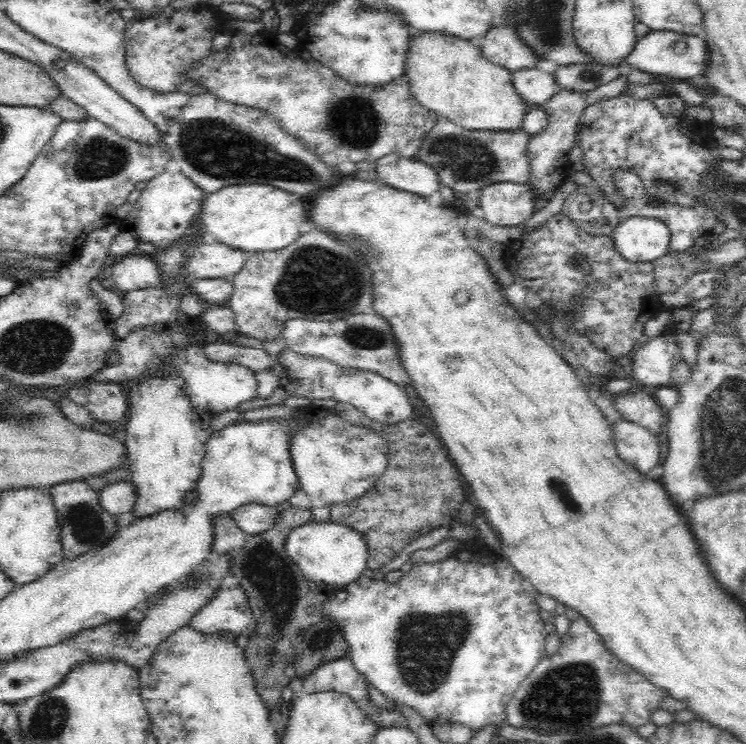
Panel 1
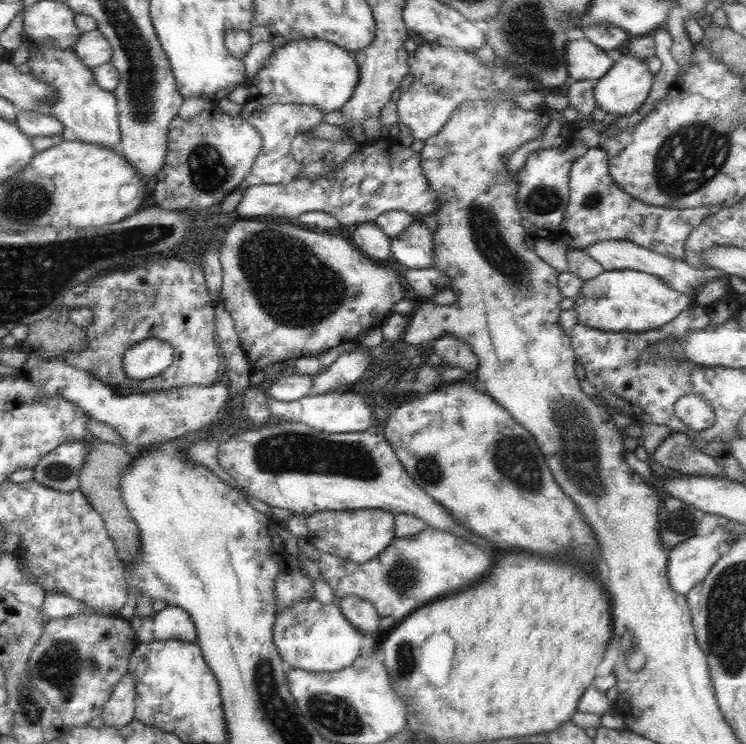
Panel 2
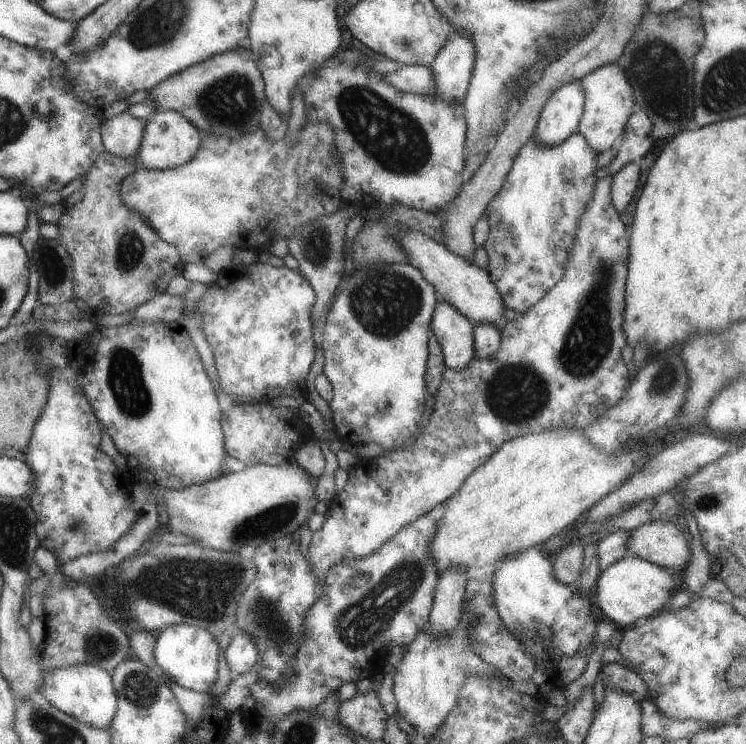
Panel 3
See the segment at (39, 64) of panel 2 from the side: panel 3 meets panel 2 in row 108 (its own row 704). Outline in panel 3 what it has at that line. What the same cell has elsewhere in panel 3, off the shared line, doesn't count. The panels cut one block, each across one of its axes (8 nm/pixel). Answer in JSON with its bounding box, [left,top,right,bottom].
[38,663,118,728]

